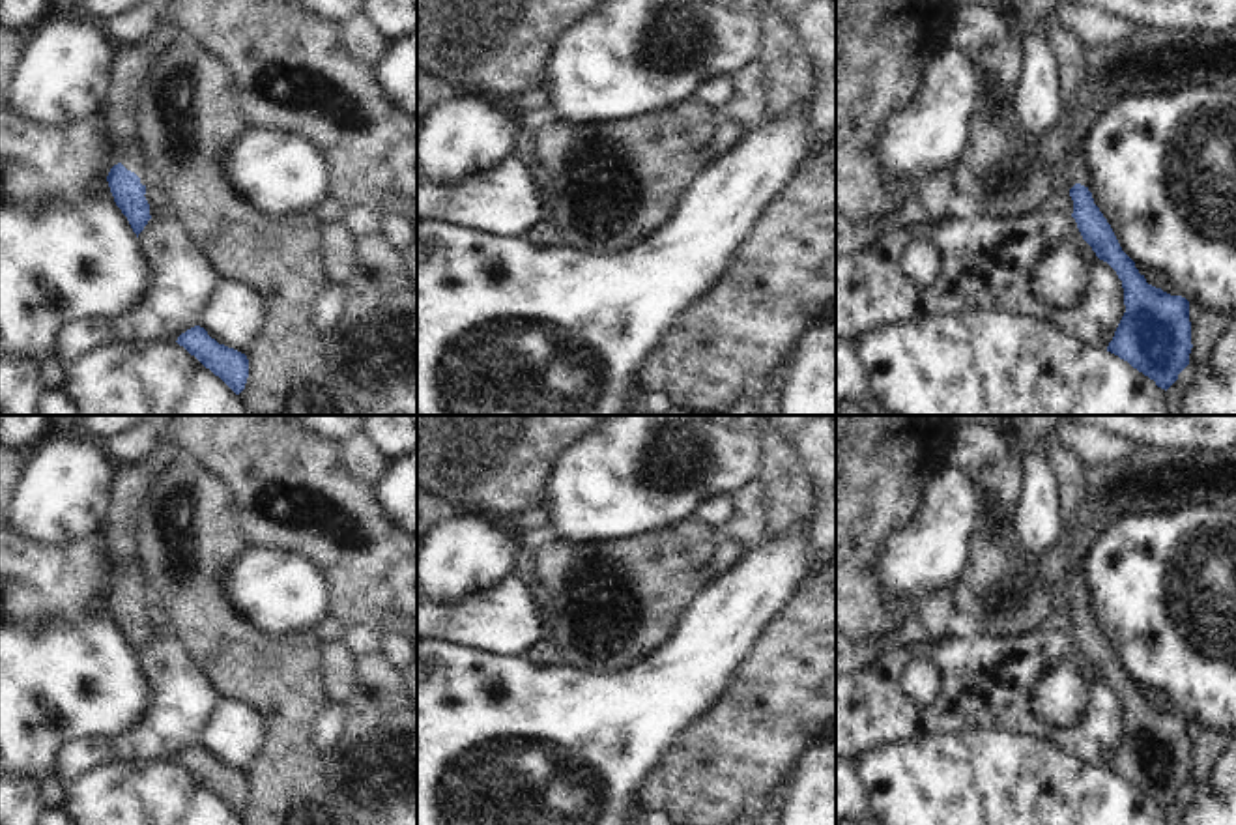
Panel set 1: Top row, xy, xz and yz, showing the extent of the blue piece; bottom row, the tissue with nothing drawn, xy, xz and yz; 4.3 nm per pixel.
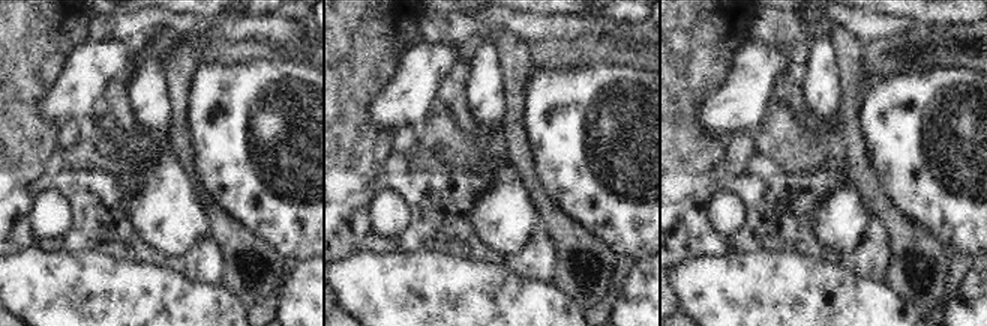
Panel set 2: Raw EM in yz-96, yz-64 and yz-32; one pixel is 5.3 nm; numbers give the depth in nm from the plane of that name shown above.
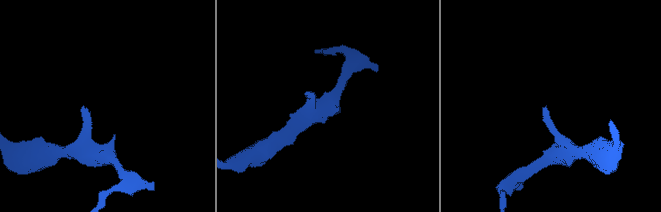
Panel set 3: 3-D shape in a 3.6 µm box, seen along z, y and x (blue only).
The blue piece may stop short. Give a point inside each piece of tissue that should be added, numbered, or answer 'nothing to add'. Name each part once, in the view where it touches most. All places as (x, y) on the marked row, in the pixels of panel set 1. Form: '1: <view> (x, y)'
1: xy (129, 64)

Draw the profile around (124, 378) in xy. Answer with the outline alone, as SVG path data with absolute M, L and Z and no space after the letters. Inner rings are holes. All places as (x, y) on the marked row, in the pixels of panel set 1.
M112 342L62 369L62 389L80 415L251 415L239 397L178 342Z

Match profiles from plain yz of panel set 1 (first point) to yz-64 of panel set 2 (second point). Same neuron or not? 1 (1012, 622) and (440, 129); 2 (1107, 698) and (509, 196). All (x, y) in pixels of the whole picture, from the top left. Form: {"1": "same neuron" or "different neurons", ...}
{"1": "same neuron", "2": "different neurons"}

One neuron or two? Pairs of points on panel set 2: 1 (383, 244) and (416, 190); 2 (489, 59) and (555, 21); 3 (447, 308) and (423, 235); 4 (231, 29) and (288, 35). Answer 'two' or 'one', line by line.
1: one
2: two
3: two
4: one

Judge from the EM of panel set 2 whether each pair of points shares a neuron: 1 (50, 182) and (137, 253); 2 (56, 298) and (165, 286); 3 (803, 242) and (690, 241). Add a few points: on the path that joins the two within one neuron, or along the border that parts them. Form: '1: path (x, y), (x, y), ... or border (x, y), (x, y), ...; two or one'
1: path (71, 187), (116, 232); one
2: path (83, 298), (89, 292), (138, 292); one
3: path (774, 239), (719, 242); one

